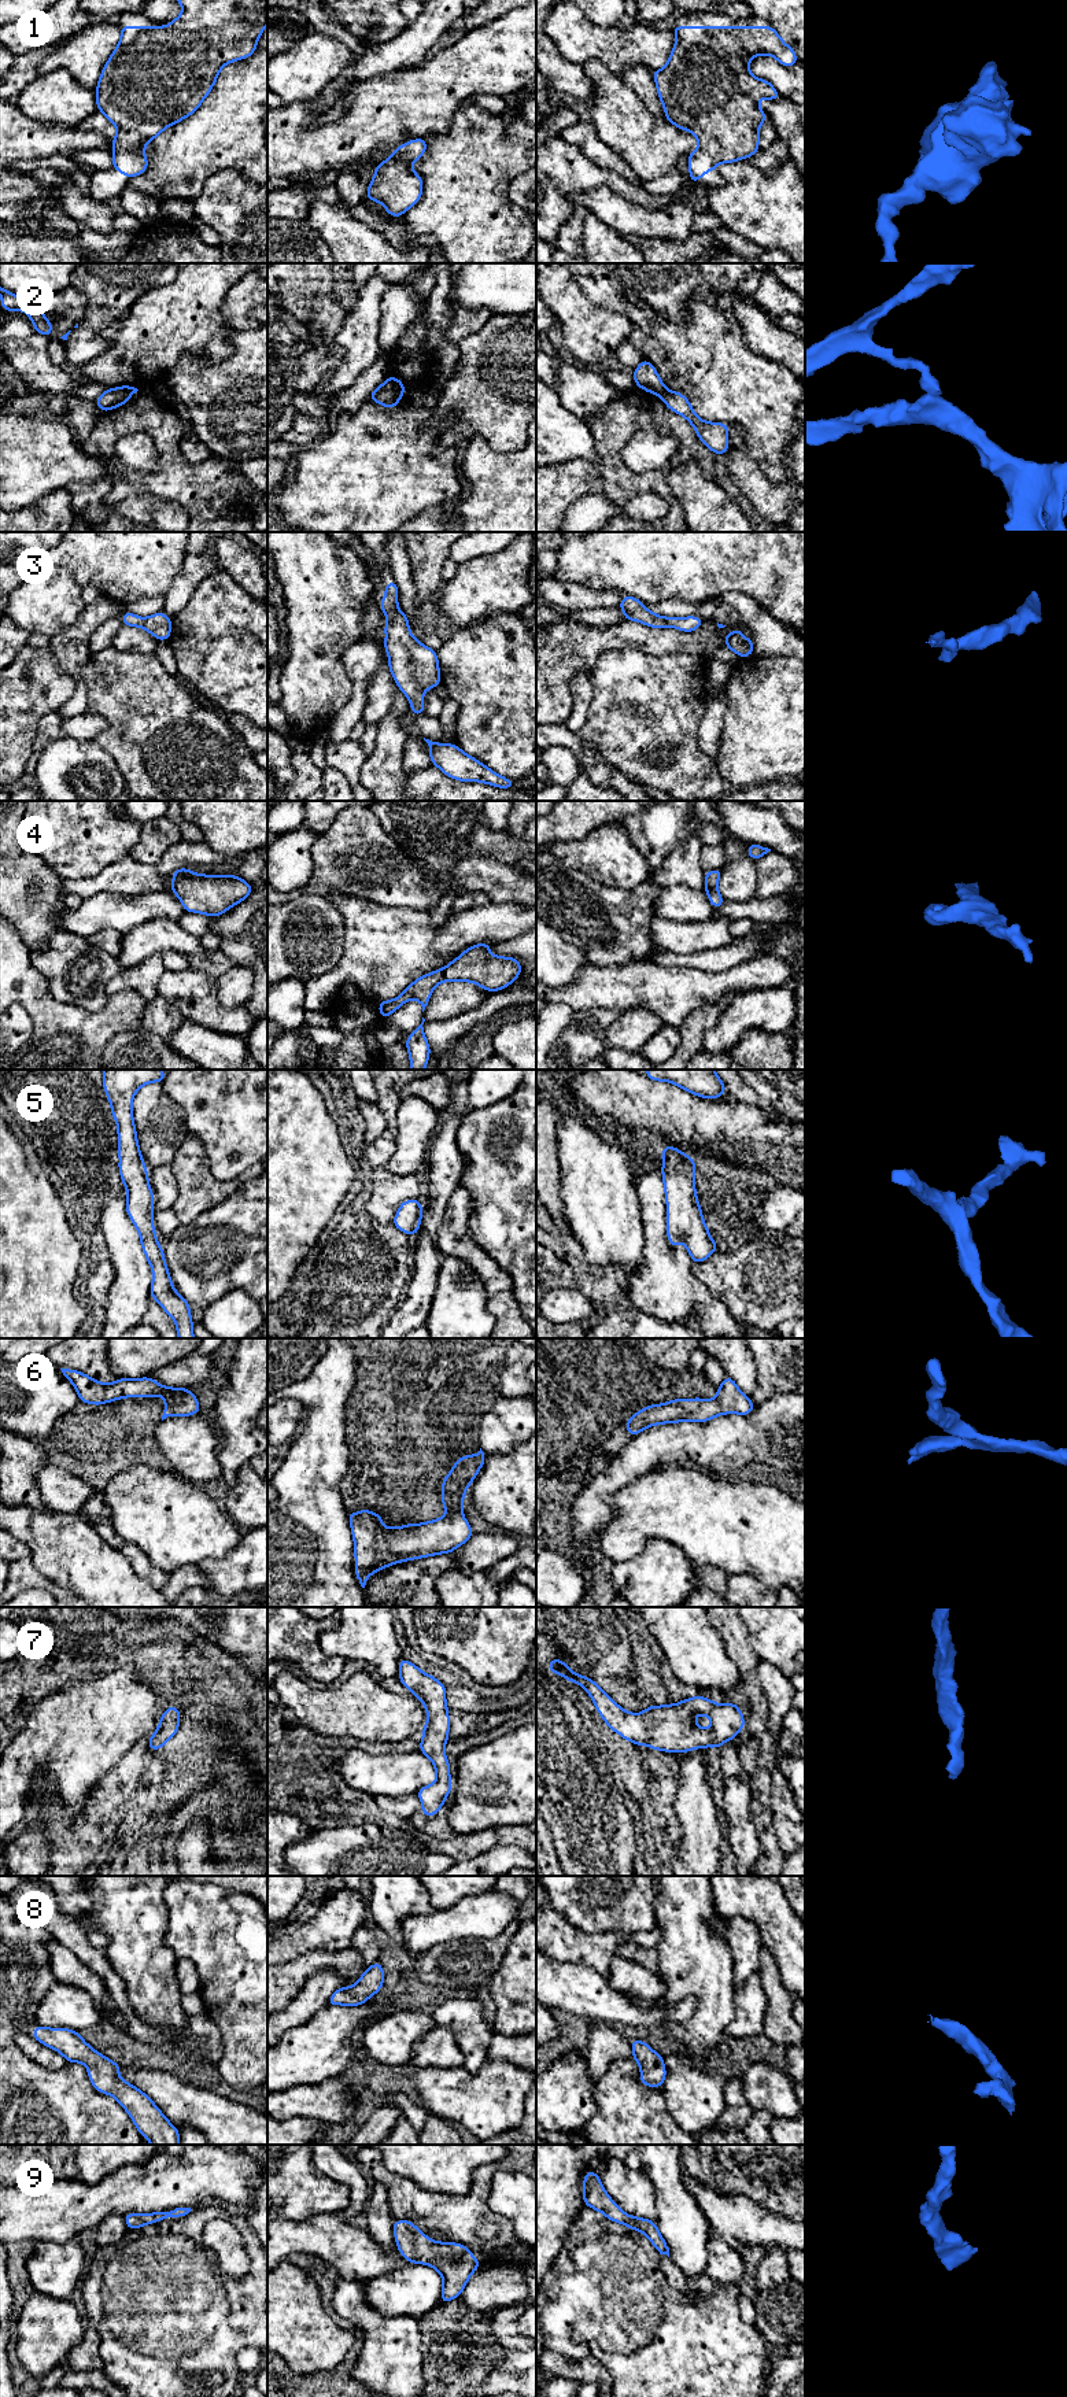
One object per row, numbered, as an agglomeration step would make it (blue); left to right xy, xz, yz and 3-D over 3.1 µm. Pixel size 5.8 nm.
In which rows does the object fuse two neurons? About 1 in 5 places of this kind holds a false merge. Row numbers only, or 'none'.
2

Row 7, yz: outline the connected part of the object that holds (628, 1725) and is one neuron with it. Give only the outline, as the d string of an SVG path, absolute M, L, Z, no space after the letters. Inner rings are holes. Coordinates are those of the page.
M560 1658L547 1662L547 1667L551 1673L583 1687L609 1729L639 1747L647 1744L649 1748L667 1752L687 1752L701 1747L719 1748L745 1728L745 1717L738 1702L719 1705L698 1695L683 1699L678 1705L649 1705L640 1714L635 1714L623 1710L597 1681L591 1681L584 1674L577 1676ZM695 1714L708 1715L712 1729L698 1726L694 1721Z

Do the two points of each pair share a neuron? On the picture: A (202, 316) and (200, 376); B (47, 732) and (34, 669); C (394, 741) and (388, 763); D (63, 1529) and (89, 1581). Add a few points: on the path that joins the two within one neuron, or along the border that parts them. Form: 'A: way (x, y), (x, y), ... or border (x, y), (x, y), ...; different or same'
A: border (232, 351), (217, 361), (184, 354), (170, 368); different
B: border (56, 711), (52, 711), (40, 720), (32, 746); different
C: way (390, 746), (388, 757); same
D: way (63, 1542), (88, 1569); same

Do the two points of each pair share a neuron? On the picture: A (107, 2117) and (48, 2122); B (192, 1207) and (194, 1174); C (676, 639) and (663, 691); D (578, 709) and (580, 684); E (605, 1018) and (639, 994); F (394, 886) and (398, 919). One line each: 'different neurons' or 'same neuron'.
A: same neuron
B: same neuron
C: different neurons
D: same neuron
E: different neurons
F: different neurons

